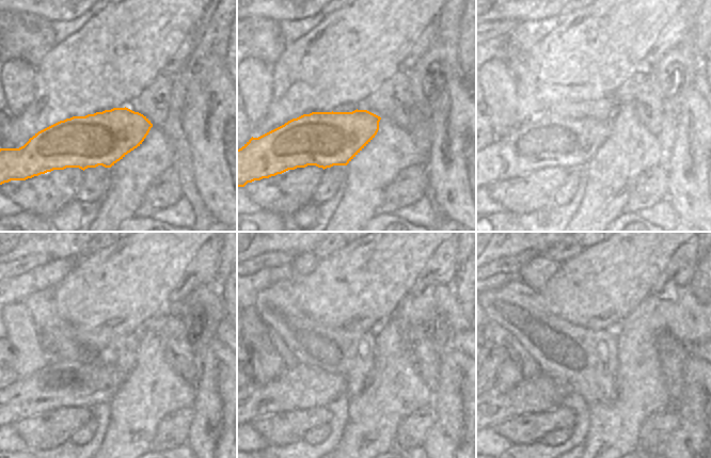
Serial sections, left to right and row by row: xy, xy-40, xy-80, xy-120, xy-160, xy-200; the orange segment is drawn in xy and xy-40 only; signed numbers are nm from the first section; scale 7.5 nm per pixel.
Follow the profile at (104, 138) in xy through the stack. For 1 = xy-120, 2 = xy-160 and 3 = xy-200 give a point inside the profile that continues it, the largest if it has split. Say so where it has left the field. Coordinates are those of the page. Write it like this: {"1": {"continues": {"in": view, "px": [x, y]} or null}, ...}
{"1": {"continues": {"in": "xy-120", "px": [61, 383]}}, "2": {"continues": {"in": "xy-160", "px": [302, 387]}}, "3": {"continues": {"in": "xy-200", "px": [539, 394]}}}

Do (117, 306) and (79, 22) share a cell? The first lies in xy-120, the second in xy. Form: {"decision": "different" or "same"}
{"decision": "different"}

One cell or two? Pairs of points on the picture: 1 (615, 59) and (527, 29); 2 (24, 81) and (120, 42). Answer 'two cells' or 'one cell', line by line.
1: two cells
2: two cells

